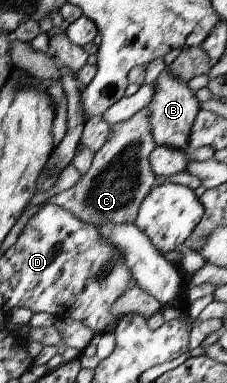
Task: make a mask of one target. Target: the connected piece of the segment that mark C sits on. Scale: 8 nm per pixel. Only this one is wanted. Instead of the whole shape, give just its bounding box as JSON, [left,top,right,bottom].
[50,108,156,227]

